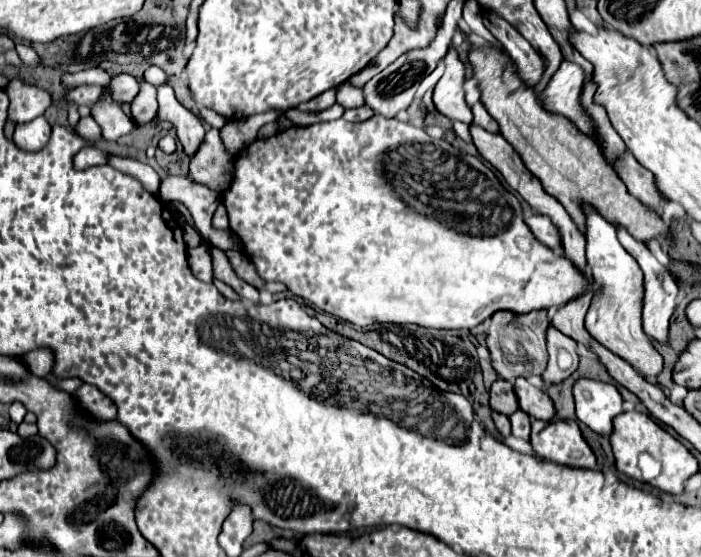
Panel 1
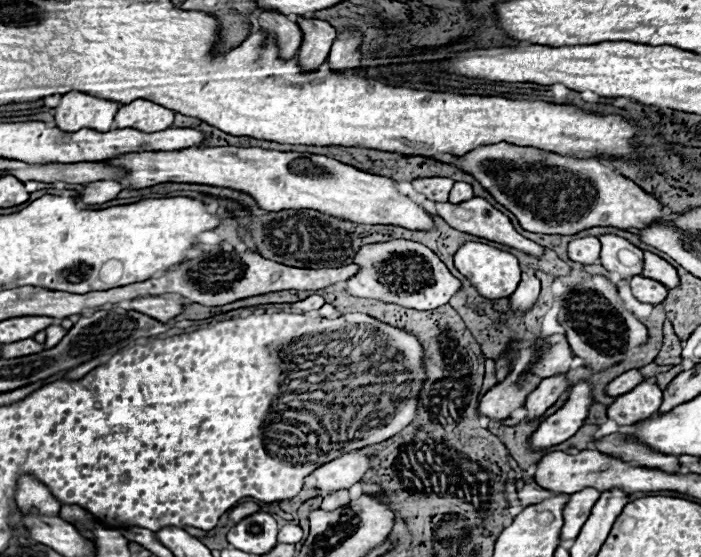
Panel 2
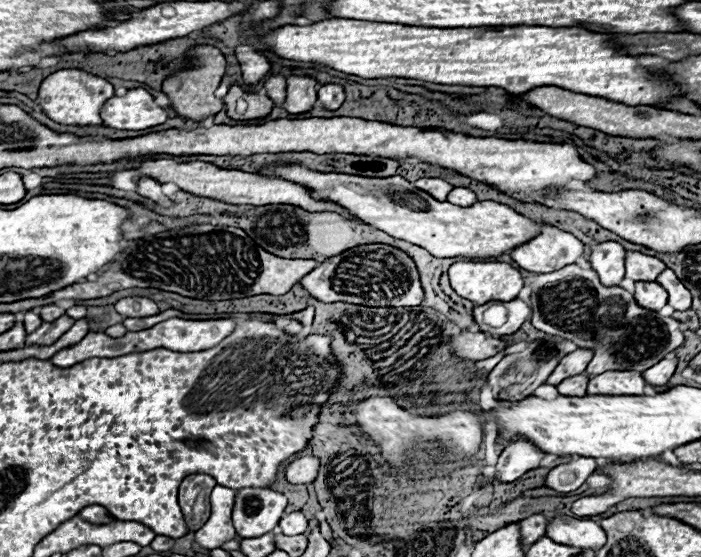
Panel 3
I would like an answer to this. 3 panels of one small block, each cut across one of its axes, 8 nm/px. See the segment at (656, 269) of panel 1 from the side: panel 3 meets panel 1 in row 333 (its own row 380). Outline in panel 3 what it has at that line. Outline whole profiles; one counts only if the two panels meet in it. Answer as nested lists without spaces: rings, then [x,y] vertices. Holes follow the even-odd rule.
[[[664,358],[664,360],[660,360],[656,366],[644,370],[642,376],[644,376],[646,384],[650,384],[650,386],[664,386],[664,384],[672,378],[674,370],[676,370],[674,360],[672,360],[672,358]]]

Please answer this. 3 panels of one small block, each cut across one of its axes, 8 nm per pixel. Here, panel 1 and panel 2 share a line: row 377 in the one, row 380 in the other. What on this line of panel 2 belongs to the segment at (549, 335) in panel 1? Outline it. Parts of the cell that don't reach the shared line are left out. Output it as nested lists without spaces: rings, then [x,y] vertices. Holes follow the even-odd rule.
[[[554,374],[550,378],[544,378],[540,382],[540,386],[536,388],[536,392],[532,392],[532,396],[528,396],[528,420],[540,418],[572,384],[568,382],[566,374]]]

